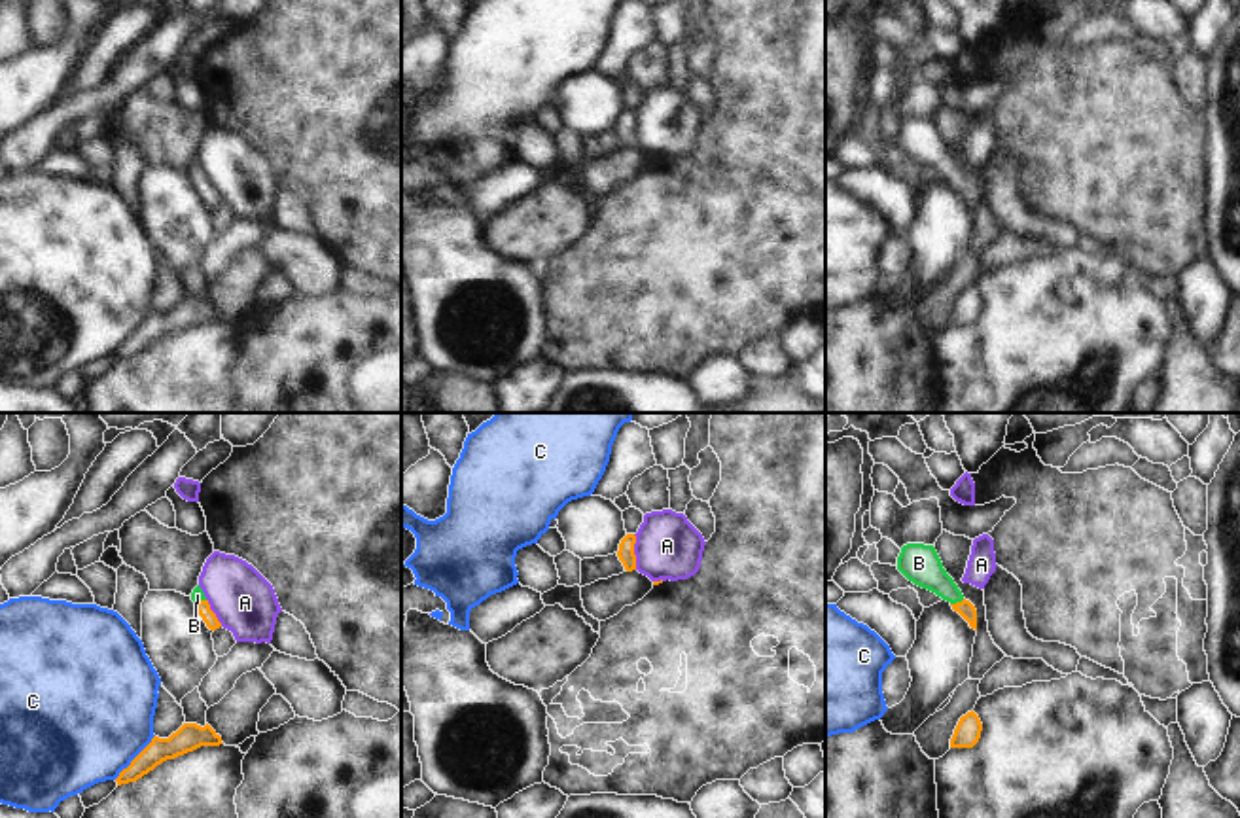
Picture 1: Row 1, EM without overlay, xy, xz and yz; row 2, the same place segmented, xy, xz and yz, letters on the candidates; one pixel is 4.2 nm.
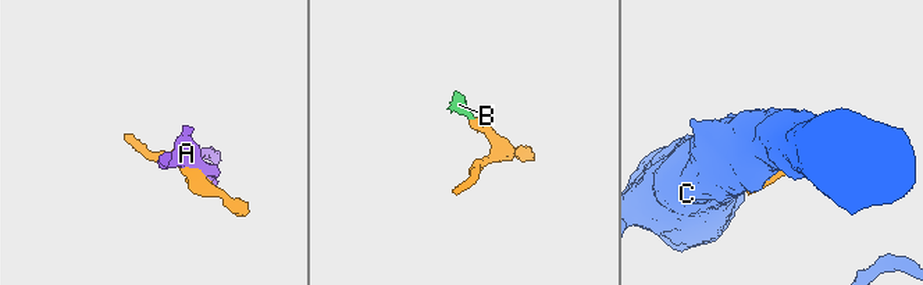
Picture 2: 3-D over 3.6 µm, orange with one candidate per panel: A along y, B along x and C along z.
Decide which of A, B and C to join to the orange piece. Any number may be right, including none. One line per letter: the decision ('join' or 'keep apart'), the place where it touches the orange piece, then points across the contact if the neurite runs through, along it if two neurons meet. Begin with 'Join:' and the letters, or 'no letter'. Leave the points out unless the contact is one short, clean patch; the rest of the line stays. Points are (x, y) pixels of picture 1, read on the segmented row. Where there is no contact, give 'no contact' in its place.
Join: B
A: keep apart; meets orange in xz at (633, 551)
B: join; meets orange in yz at (956, 603); runs through yz (964, 608), (956, 603), (919, 563)
C: keep apart; meets orange in xy at (135, 758); border along xy (154, 735), (114, 779)

